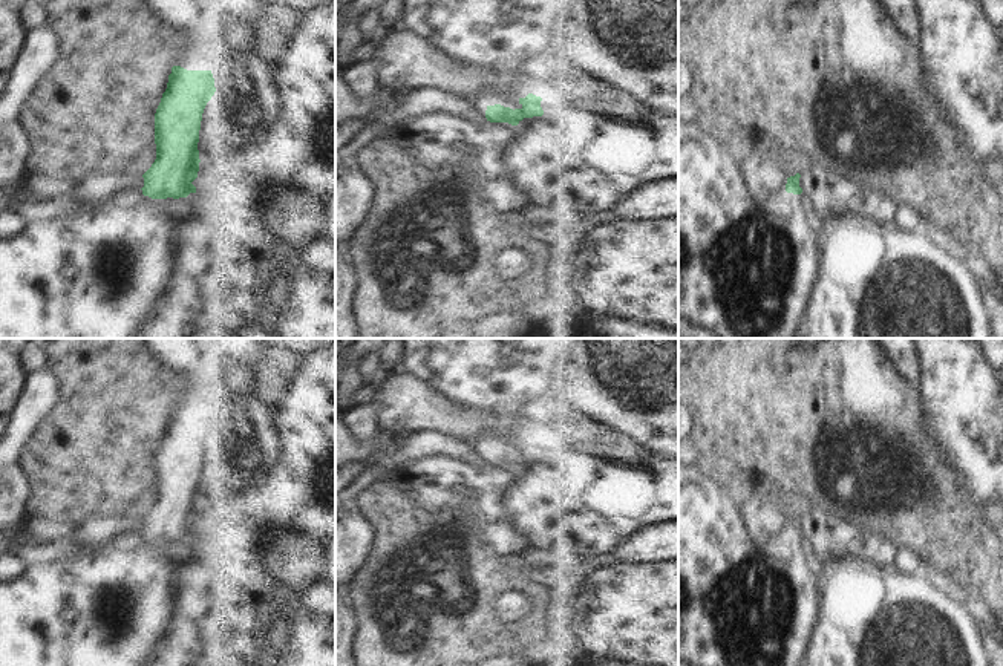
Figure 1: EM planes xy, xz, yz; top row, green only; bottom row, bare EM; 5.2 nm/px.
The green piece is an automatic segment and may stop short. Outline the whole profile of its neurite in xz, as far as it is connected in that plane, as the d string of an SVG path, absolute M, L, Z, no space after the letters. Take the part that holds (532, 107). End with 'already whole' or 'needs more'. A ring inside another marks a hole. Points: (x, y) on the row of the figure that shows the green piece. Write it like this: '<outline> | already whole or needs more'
M403 0L403 24L409 32L432 43L446 55L462 64L490 67L496 72L510 72L515 84L522 89L530 87L530 93L522 98L504 89L496 93L482 95L473 104L490 122L508 122L518 126L524 118L542 116L541 101L544 96L564 95L565 87L548 80L553 67L560 67L556 54L568 47L573 37L580 35L588 28L588 0Z | needs more

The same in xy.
M172 67L155 113L156 159L142 175L144 196L135 207L124 208L107 202L54 220L26 222L18 236L0 240L0 338L136 338L172 273L176 217L184 213L176 201L196 193L191 182L198 178L201 162L201 121L214 92L211 70Z | needs more

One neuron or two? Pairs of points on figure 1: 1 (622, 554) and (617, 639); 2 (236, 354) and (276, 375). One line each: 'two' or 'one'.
1: two
2: two

